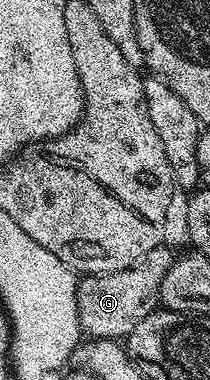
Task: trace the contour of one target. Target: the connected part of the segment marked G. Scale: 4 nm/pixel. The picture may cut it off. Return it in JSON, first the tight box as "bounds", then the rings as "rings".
{"bounds":[78,247,176,339],"rings":[[[166,247],[148,251],[144,261],[115,273],[86,275],[78,282],[78,318],[83,334],[87,338],[125,339],[149,313],[159,308],[160,287],[168,267],[176,260]]]}

